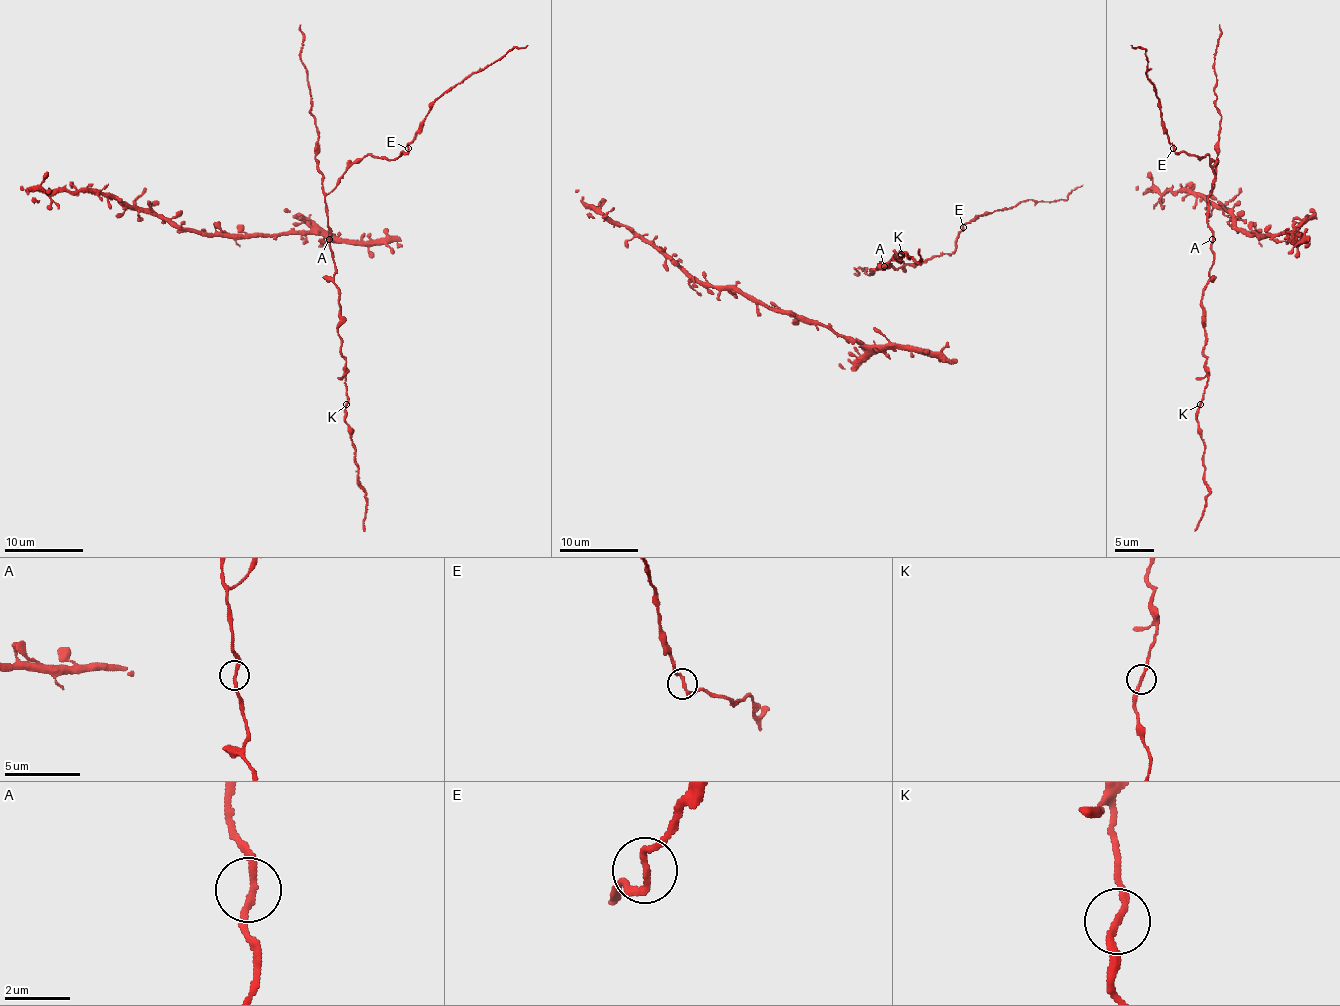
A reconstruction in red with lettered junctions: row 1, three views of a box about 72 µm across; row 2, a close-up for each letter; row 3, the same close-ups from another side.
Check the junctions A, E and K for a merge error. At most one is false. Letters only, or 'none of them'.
none of them

